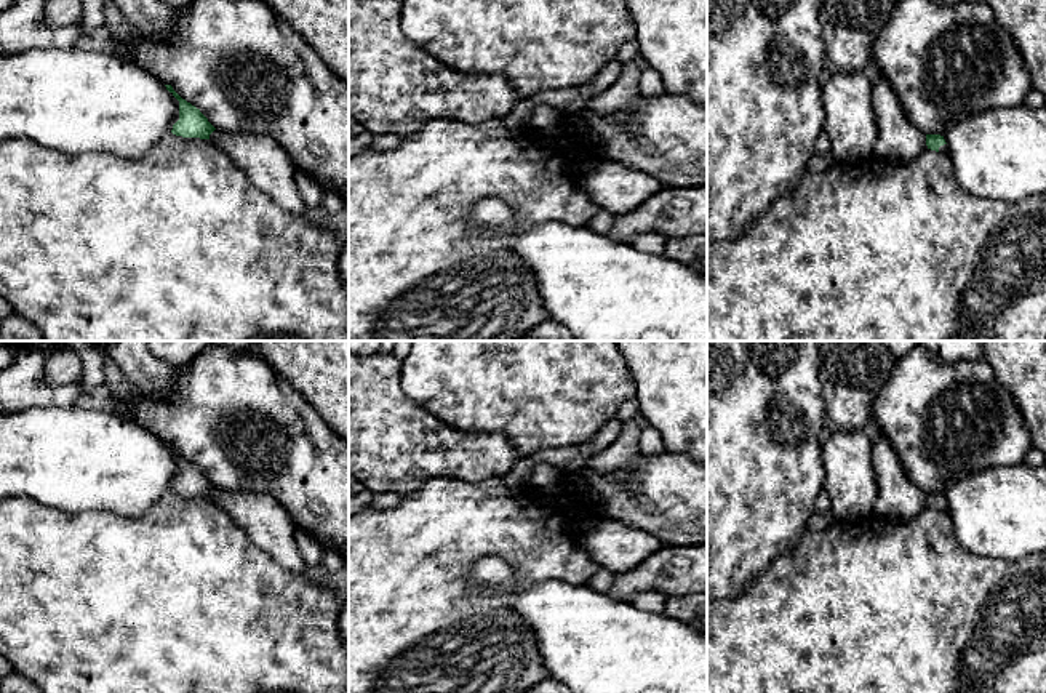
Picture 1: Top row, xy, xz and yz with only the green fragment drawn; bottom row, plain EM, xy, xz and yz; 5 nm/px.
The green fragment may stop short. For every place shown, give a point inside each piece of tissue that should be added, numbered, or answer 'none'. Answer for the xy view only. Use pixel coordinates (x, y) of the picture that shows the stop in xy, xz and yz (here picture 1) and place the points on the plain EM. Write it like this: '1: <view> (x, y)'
none

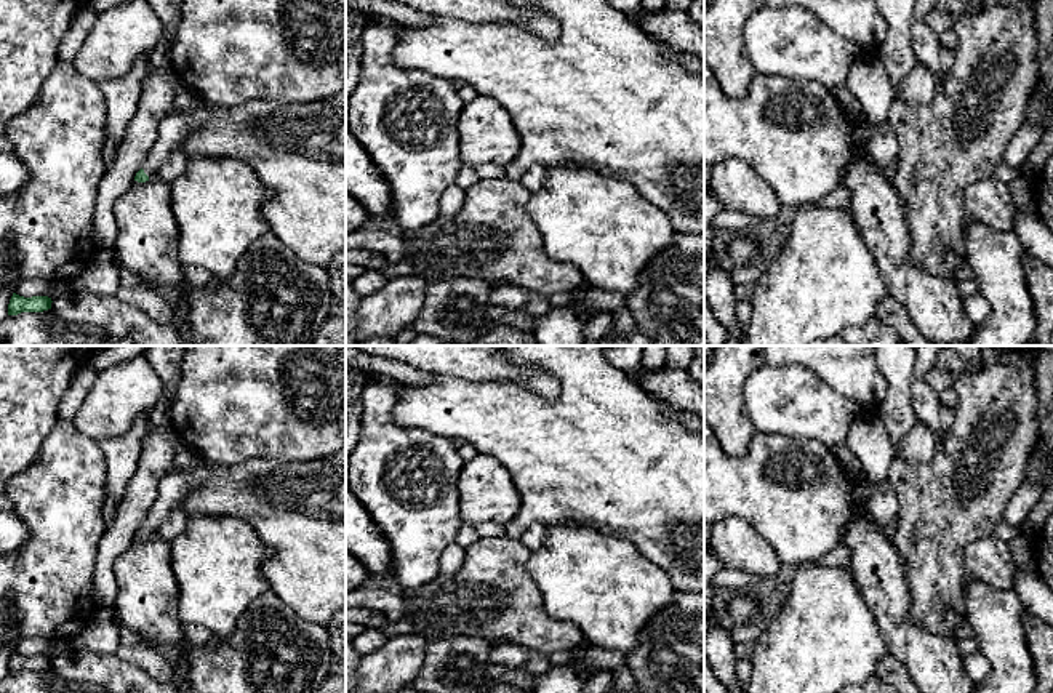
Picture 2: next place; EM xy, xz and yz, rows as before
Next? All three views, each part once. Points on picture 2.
1: xy (296, 508)

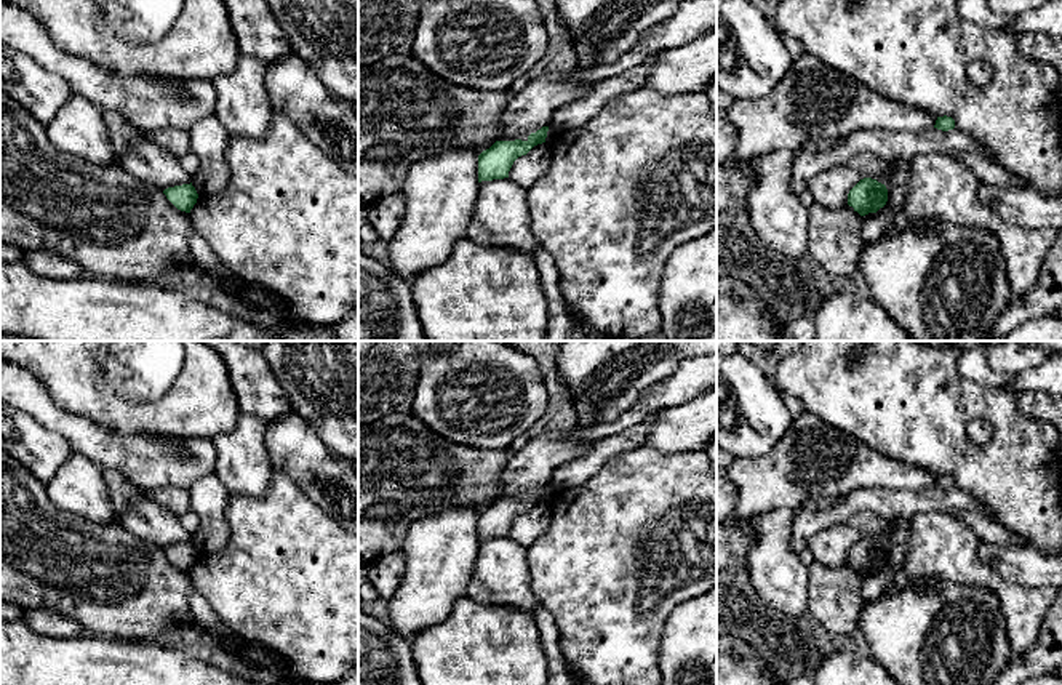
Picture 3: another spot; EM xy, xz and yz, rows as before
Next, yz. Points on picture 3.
none

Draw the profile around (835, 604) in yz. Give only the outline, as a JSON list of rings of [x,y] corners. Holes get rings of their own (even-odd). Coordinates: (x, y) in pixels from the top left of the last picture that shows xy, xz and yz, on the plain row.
[[[812,560],[808,570],[808,613],[832,635],[849,635],[857,631],[864,608],[860,600],[862,575],[848,562],[836,568],[827,568]]]

